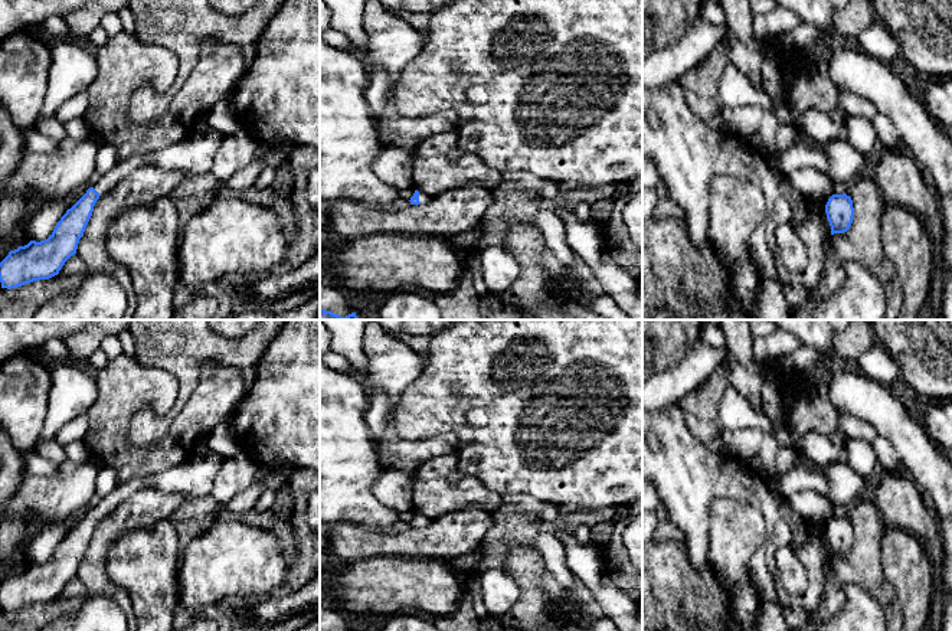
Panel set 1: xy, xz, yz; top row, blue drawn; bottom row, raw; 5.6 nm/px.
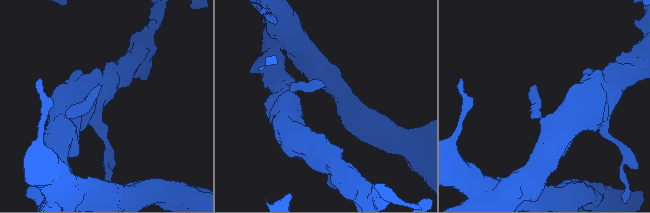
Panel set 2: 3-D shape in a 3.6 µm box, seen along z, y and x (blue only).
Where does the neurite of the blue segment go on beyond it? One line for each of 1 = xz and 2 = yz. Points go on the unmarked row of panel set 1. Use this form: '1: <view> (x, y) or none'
1: none
2: none

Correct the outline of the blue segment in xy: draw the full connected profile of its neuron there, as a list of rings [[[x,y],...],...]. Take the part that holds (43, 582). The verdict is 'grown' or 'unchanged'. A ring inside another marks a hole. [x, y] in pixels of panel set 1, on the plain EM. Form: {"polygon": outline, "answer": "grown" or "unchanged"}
{"polygon": [[[89,510],[66,533],[48,562],[40,565],[30,563],[27,568],[10,573],[0,585],[1,611],[12,612],[58,598],[65,585],[76,576],[79,562],[99,519],[94,510]]], "answer": "unchanged"}

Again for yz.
{"polygon": [[[845,516],[832,517],[825,527],[831,558],[844,556],[850,552],[854,540],[853,523]]], "answer": "unchanged"}

